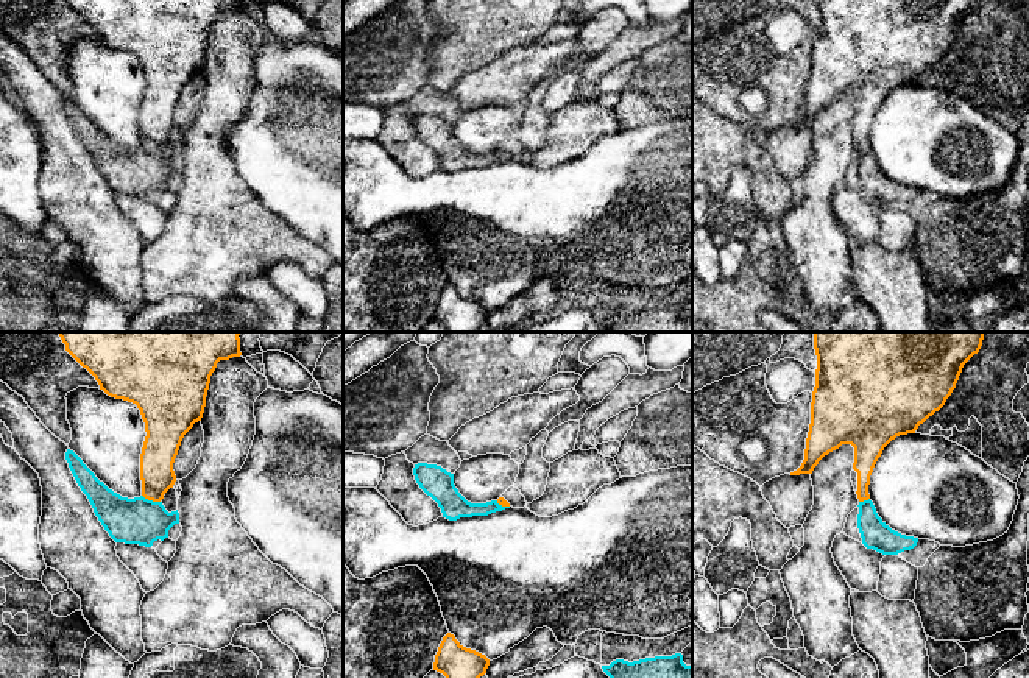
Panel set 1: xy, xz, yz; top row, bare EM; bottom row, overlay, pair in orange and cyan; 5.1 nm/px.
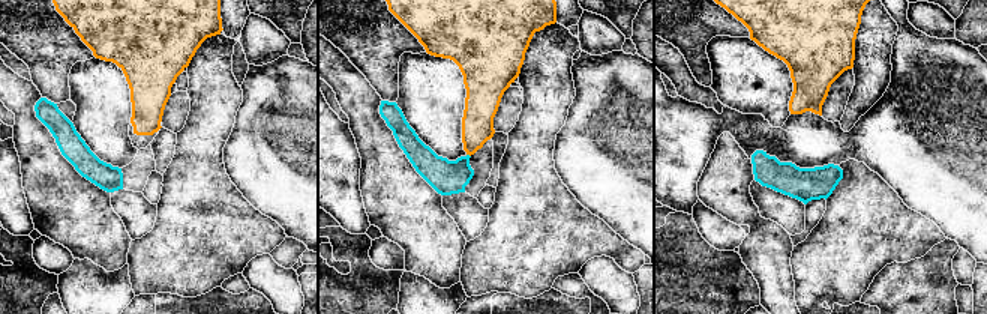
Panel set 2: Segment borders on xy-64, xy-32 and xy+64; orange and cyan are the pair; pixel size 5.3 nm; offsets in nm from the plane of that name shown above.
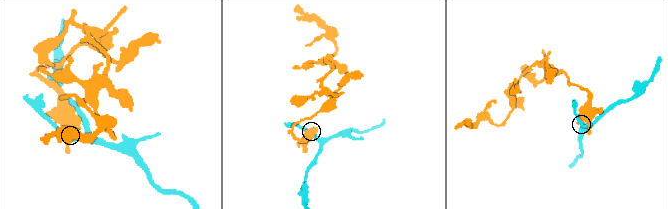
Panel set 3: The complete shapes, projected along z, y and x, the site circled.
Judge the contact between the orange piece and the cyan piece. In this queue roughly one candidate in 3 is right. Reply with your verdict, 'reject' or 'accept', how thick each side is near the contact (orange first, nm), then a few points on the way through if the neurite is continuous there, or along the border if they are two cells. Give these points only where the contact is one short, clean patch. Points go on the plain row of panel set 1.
reject; calibres 180 and 240 nm; border xy (142, 145), (159, 153)

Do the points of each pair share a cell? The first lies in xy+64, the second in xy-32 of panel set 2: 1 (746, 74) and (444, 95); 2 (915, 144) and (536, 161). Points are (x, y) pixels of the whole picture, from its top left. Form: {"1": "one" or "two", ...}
{"1": "one", "2": "two"}

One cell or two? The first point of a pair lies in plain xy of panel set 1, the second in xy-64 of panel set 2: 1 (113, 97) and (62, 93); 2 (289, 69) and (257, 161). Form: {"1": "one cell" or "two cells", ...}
{"1": "two cells", "2": "one cell"}

